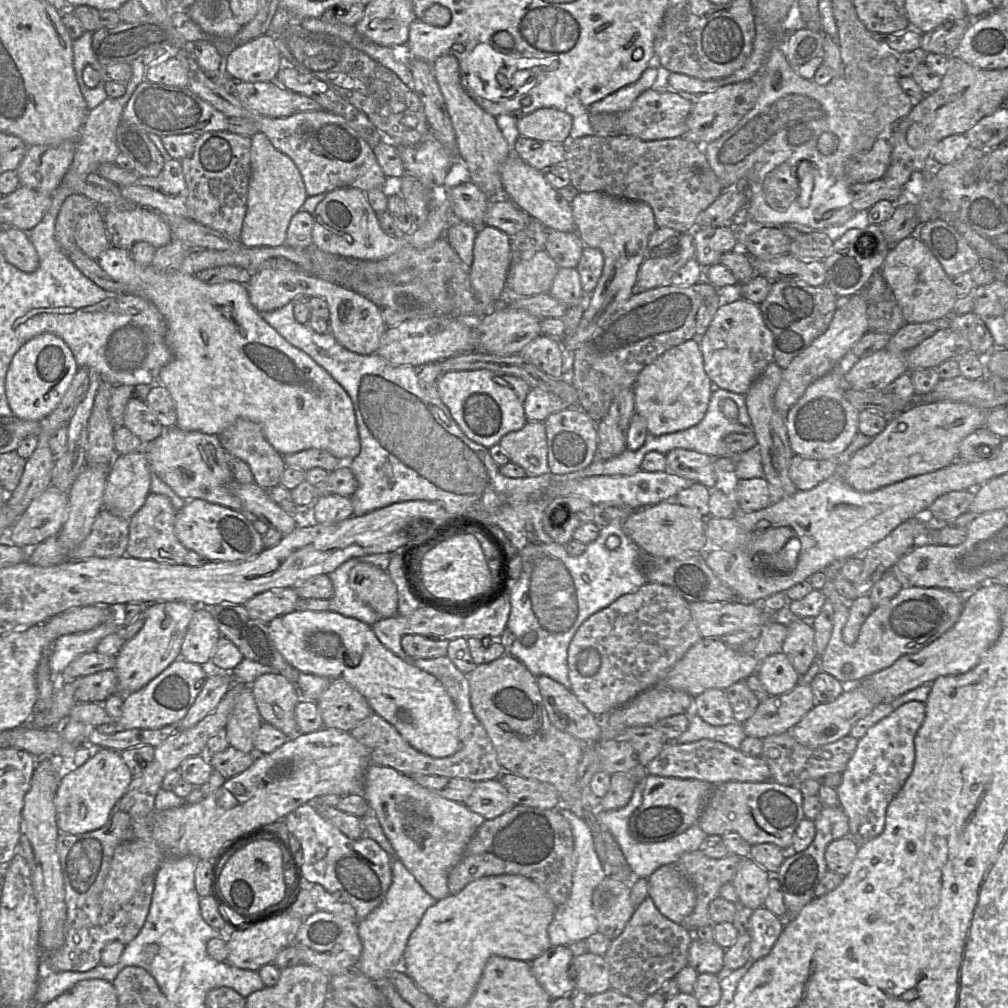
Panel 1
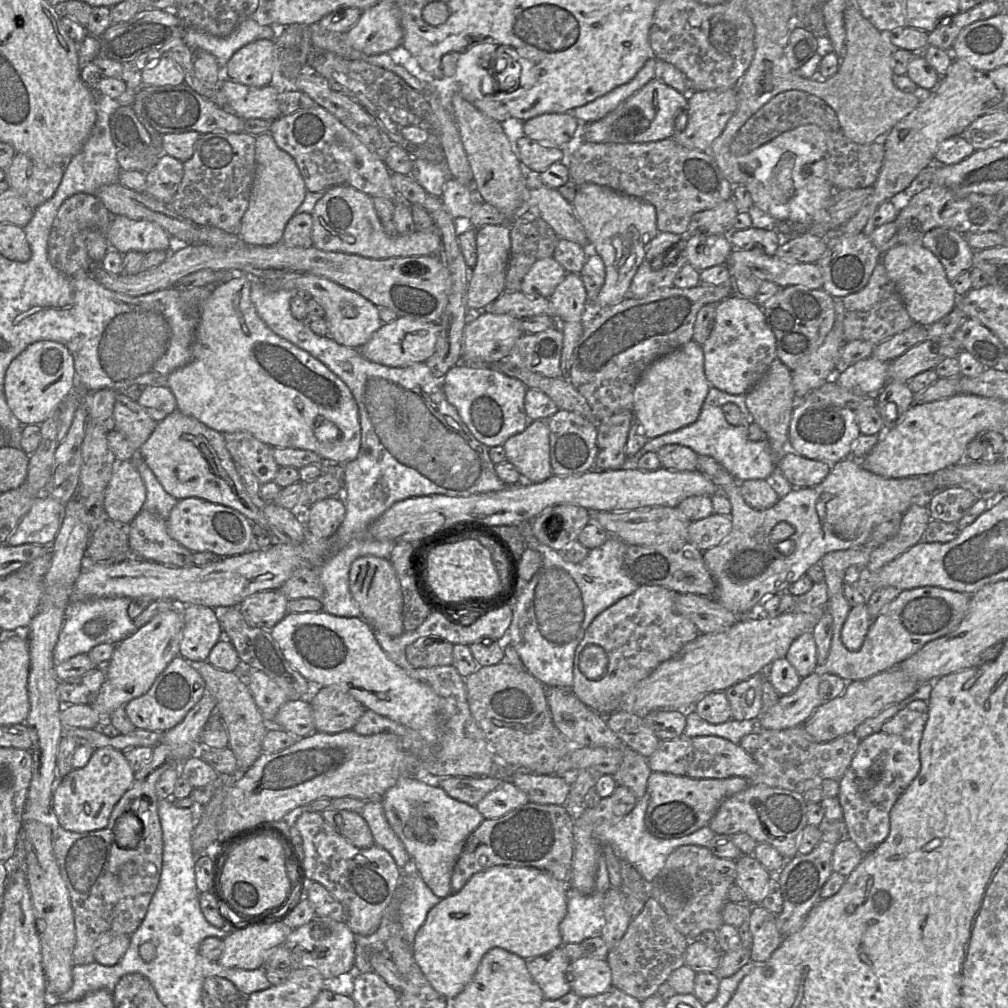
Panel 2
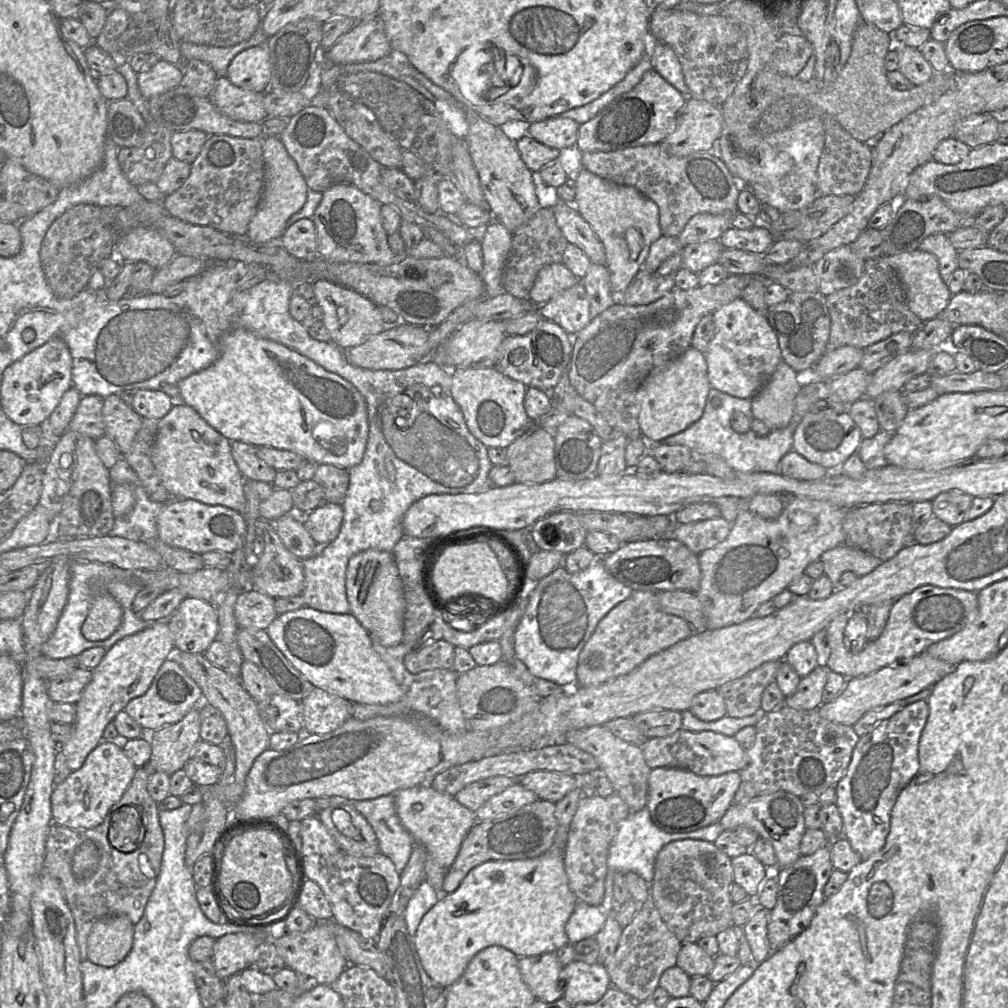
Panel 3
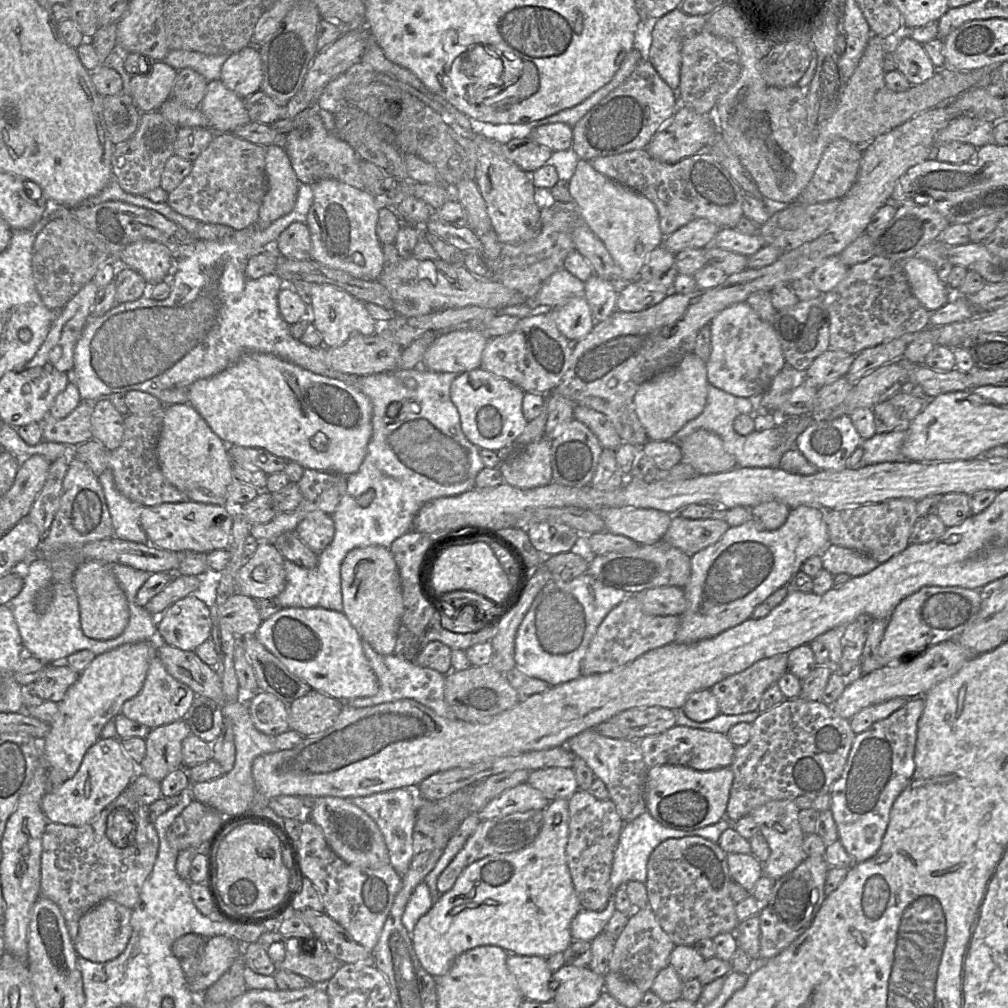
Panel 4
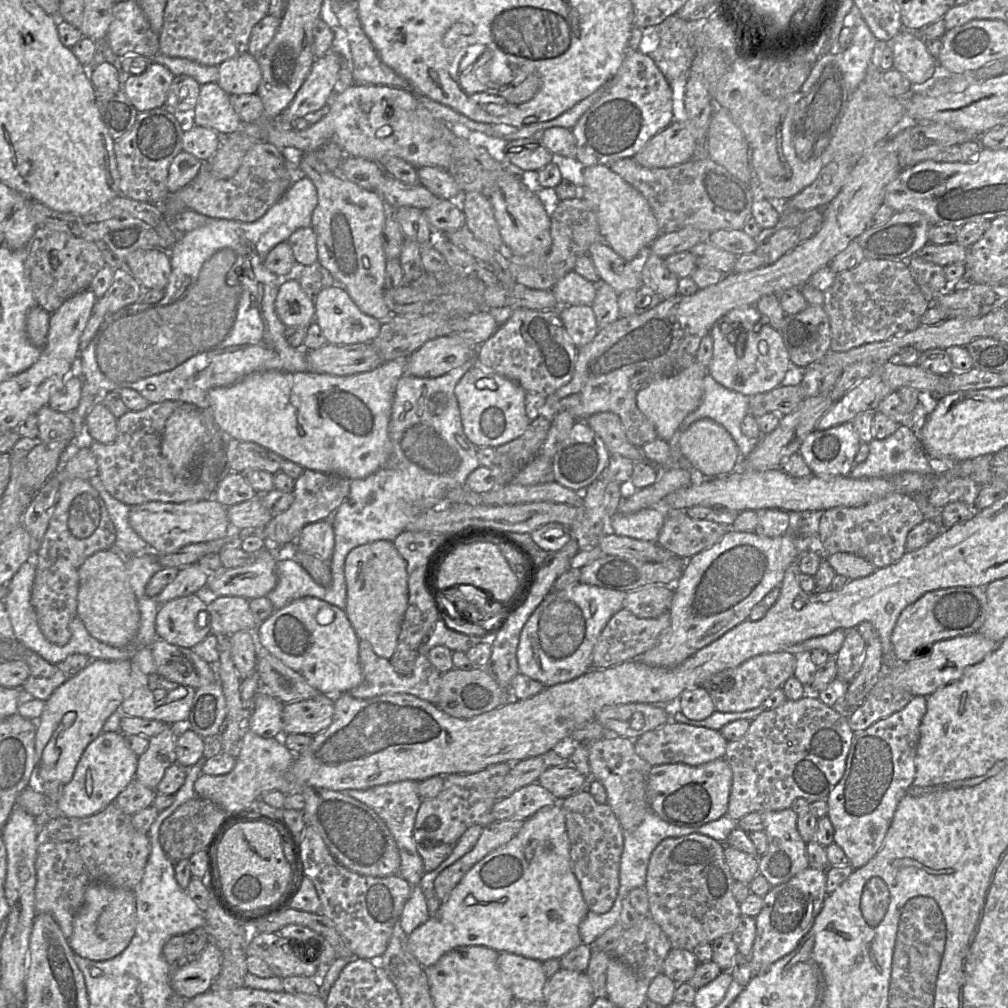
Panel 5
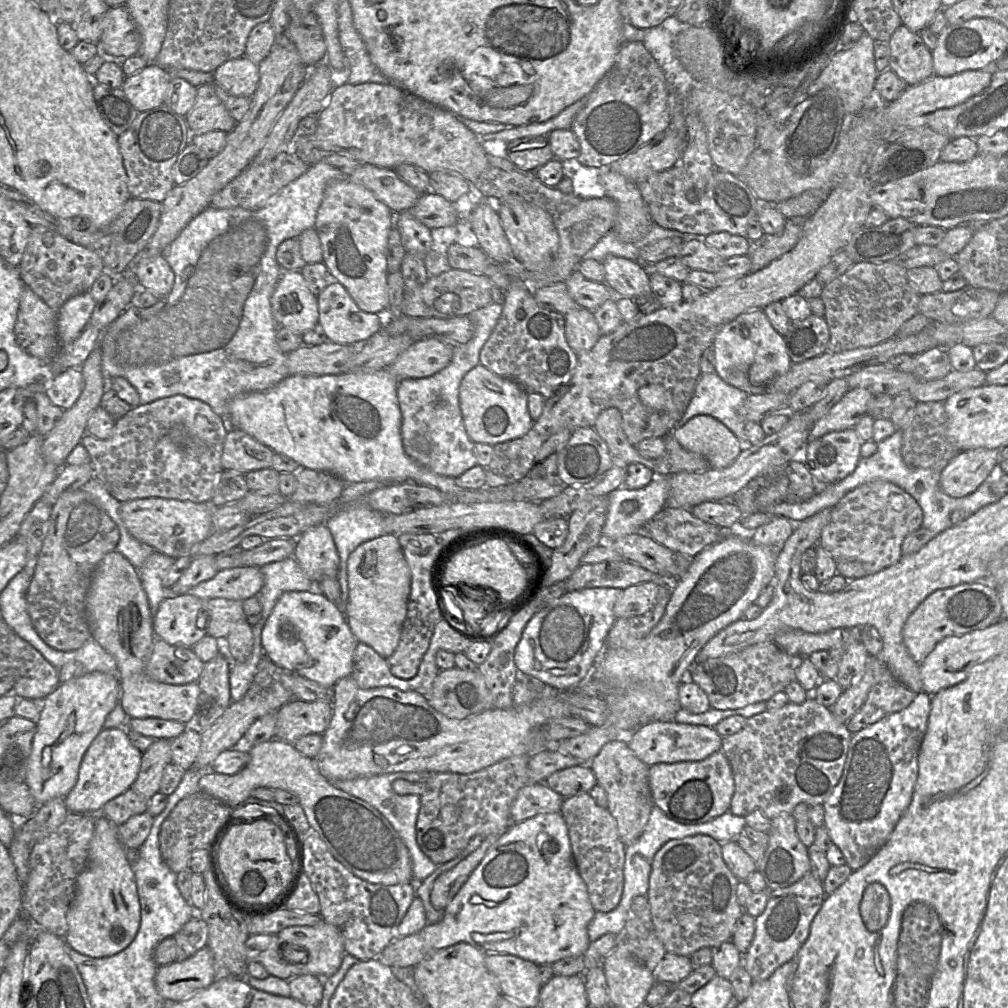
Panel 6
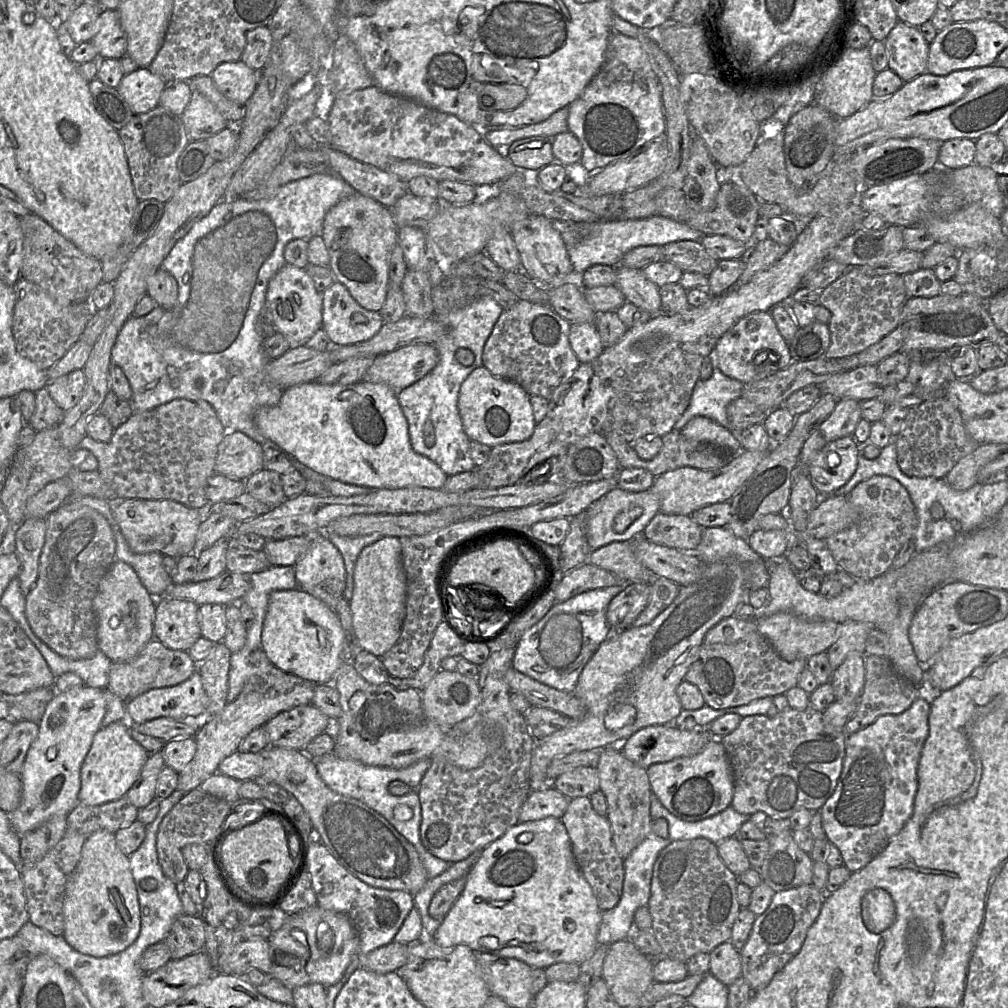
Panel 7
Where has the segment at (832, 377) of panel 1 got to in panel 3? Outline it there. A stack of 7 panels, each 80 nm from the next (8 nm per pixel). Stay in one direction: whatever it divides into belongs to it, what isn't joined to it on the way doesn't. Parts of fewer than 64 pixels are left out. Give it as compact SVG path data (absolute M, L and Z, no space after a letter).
M819 411L801 417L793 434L792 449L808 461L825 467L828 471L839 467L854 453L857 453L862 434L848 413Z

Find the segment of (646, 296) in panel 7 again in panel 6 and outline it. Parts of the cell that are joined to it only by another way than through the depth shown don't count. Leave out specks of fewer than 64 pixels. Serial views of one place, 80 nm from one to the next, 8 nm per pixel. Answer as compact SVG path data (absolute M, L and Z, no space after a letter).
M608 256L602 264L605 269L604 283L616 297L638 297L652 294L649 269L639 261Z

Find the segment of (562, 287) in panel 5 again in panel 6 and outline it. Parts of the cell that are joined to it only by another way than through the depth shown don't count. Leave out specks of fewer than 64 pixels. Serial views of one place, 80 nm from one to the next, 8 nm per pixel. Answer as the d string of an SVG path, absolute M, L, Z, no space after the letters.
M578 270L565 280L571 298L580 306L594 311L606 300L614 296L606 283L586 279Z

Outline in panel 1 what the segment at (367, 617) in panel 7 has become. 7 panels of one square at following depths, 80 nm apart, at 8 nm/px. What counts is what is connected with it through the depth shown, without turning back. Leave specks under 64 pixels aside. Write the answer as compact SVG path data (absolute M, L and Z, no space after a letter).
M359 562L348 575L351 589L381 619L398 615L398 592L387 570L371 563Z

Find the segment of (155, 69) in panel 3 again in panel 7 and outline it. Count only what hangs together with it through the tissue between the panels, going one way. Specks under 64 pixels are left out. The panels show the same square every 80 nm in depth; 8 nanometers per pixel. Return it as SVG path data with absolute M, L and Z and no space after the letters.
M138 68L124 75L117 89L134 115L148 112L159 105L166 82L149 68Z

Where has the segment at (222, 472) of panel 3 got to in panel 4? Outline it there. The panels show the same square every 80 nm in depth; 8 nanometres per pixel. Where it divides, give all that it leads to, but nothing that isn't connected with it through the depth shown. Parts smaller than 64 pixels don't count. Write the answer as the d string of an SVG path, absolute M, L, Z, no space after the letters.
M188 404L165 406L162 428L157 443L157 459L165 478L179 491L185 493L190 501L205 504L227 505L227 489L234 479L228 445L210 428L197 410Z

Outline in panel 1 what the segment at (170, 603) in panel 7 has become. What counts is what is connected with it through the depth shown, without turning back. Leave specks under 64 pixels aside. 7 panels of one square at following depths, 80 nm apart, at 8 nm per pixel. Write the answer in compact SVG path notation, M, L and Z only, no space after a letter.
M195 607L181 645L180 658L203 666L210 659L221 638L213 616L206 607Z

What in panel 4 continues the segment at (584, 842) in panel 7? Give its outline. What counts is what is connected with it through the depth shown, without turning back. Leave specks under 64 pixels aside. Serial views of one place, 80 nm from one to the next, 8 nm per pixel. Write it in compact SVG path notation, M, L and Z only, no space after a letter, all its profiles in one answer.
M578 790L569 799L569 837L567 864L583 909L603 911L610 897L610 876L620 833L625 824L615 804L599 800L589 791Z

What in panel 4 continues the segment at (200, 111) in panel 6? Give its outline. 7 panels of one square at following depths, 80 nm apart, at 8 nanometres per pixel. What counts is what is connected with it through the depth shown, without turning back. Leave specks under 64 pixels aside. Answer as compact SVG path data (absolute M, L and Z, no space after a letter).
M220 79L208 82L199 108L214 133L233 132L251 121L243 98L228 89Z

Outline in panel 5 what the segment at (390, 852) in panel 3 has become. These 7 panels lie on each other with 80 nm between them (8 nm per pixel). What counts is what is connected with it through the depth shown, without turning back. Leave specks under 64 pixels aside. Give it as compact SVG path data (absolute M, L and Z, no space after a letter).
M404 780L395 783L375 786L366 790L348 789L344 793L373 809L385 822L391 832L400 855L399 875L412 887L419 885L426 873L423 860L419 855L413 839L413 829L422 798L417 792L418 782Z

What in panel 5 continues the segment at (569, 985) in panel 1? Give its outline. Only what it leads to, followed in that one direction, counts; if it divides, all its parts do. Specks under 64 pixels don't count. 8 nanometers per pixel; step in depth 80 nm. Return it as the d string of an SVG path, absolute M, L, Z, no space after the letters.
M501 952L498 967L514 999L544 1003L545 987L549 978L544 972L543 962Z

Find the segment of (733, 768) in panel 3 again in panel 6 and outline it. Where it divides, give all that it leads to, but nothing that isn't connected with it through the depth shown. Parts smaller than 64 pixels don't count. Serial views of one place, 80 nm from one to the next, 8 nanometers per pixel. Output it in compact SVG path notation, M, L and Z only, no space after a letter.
M650 722L629 735L624 735L630 749L646 765L702 761L721 750L722 737L714 729L702 725L670 722Z

